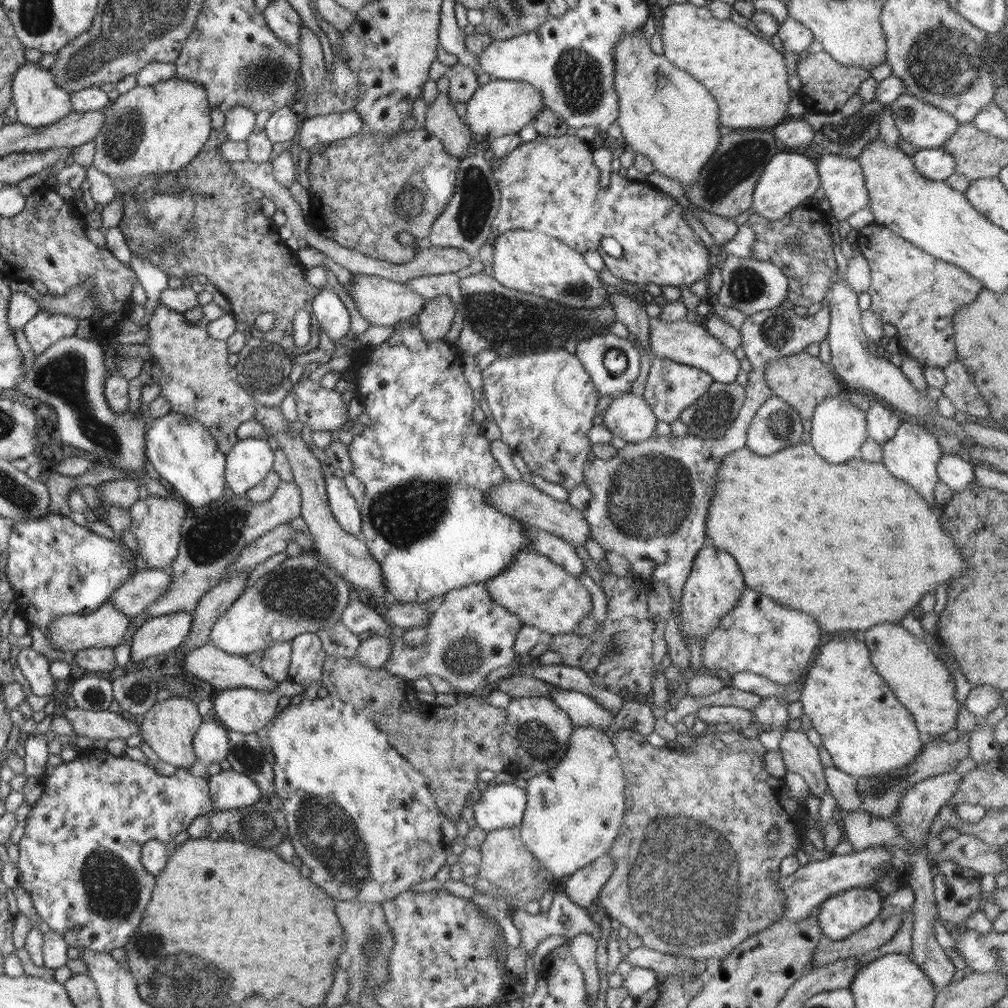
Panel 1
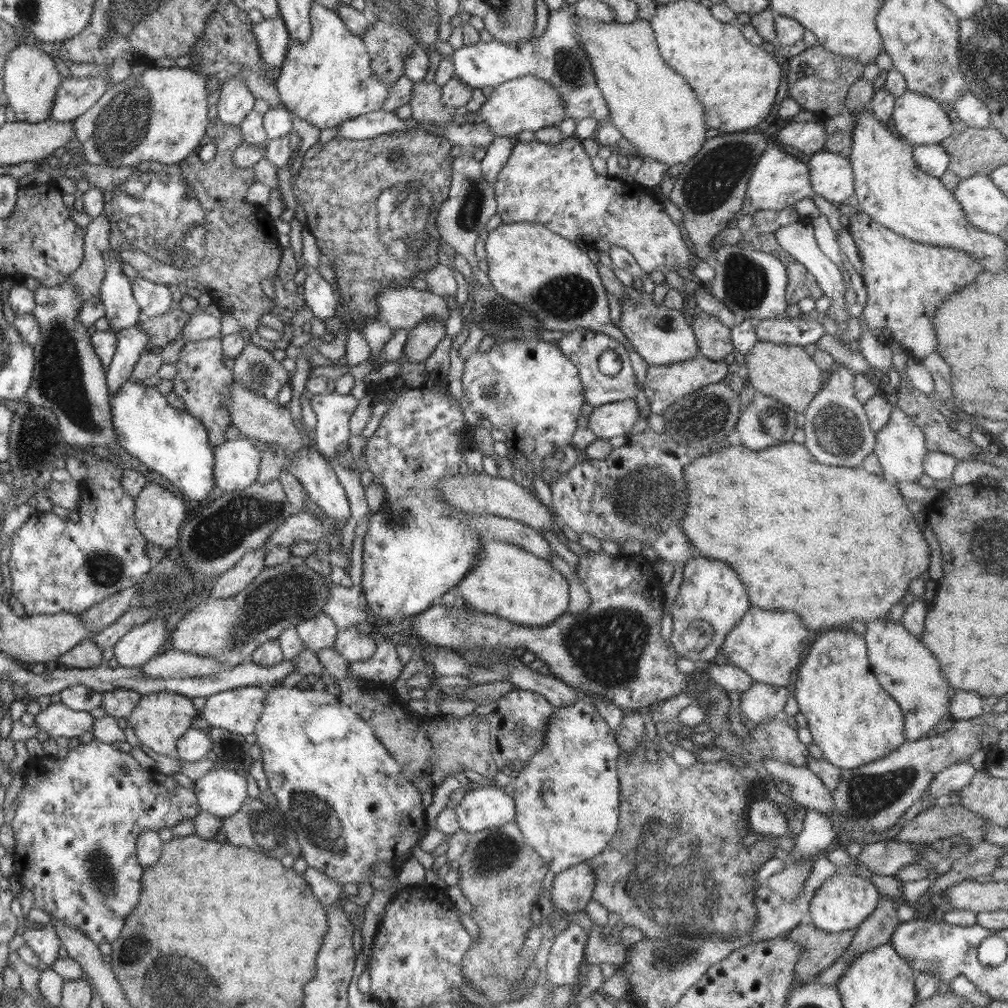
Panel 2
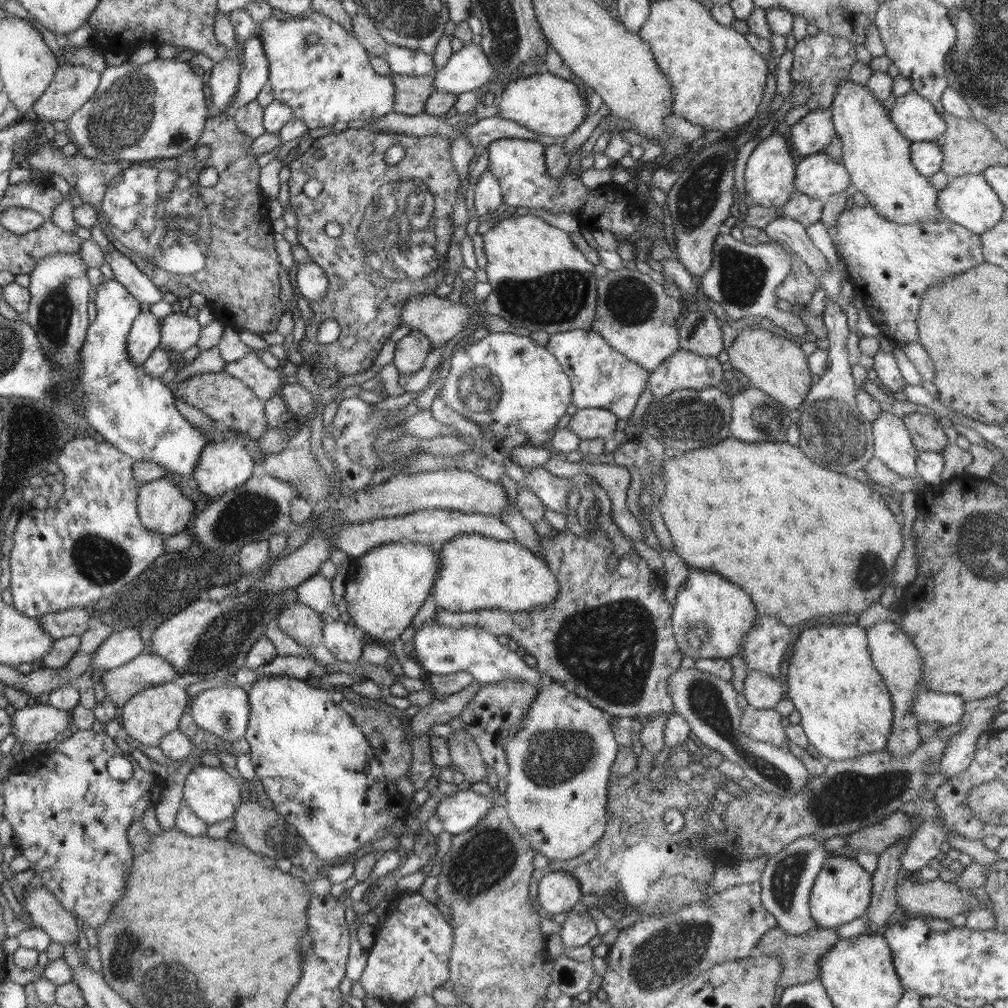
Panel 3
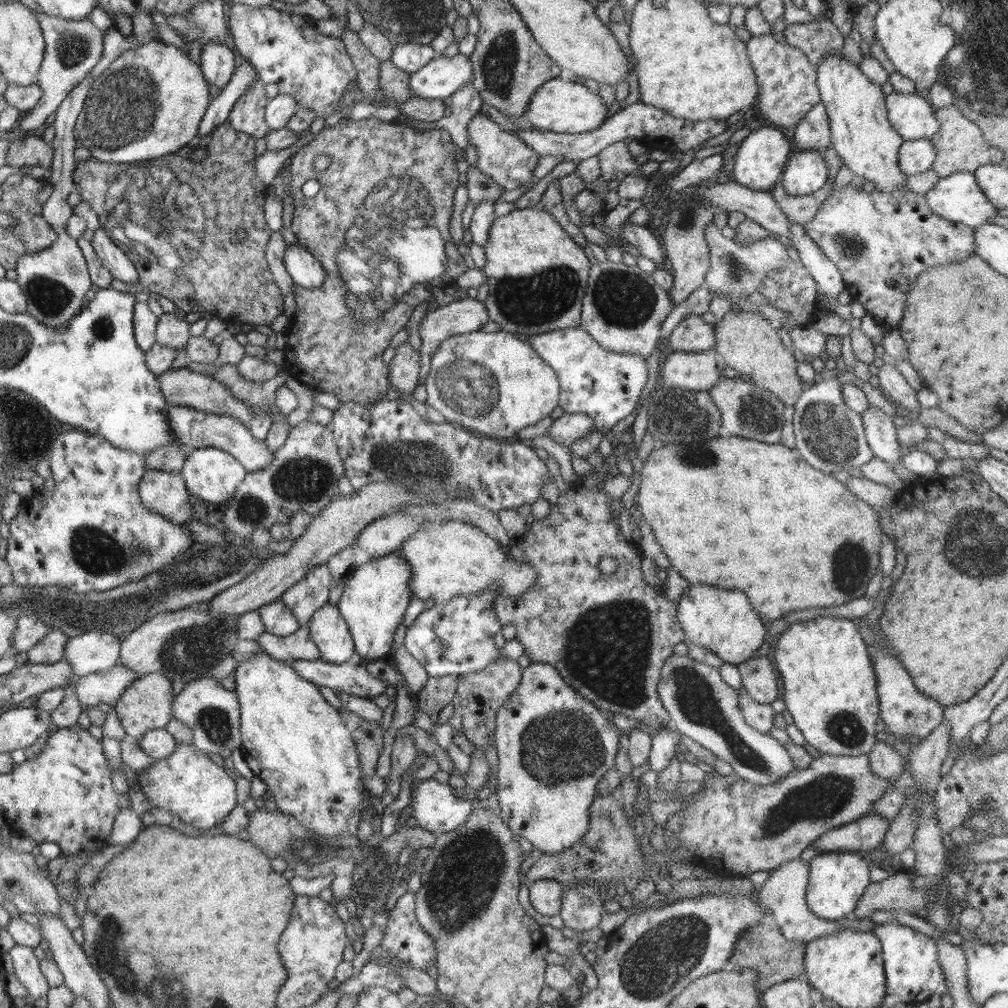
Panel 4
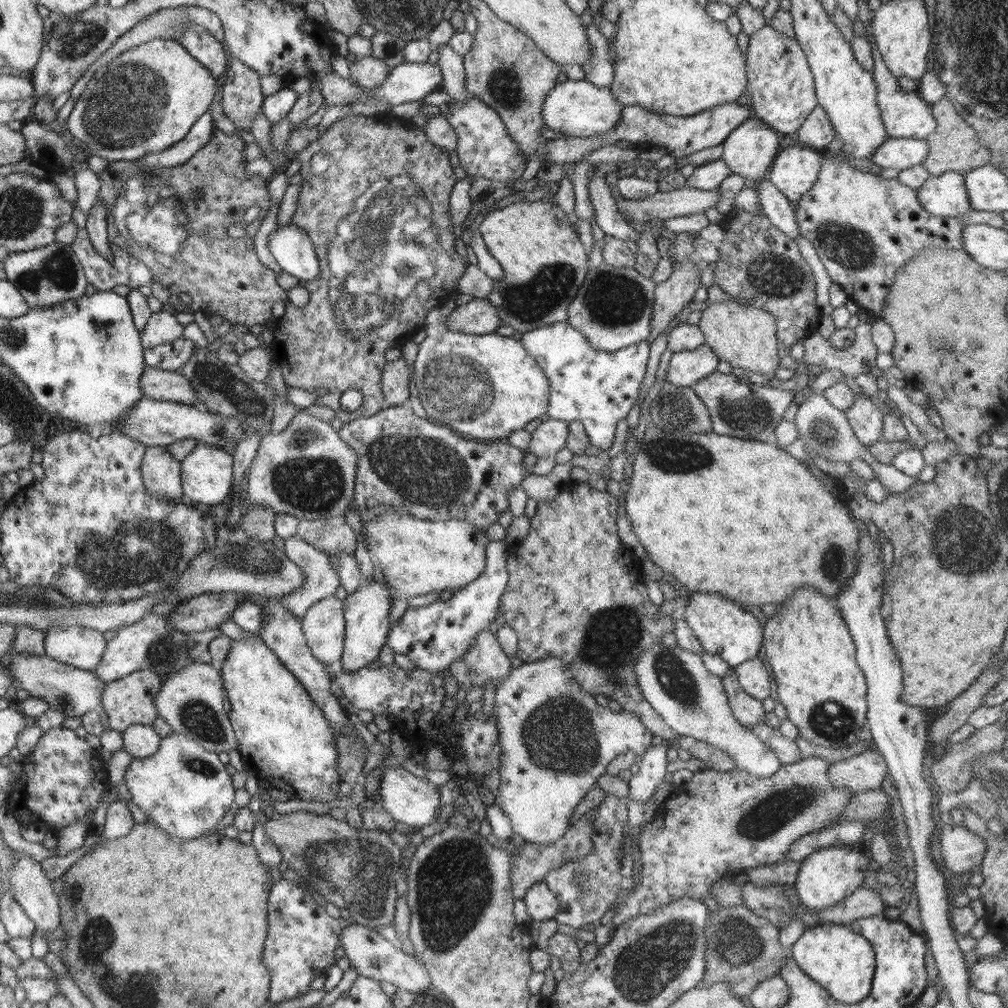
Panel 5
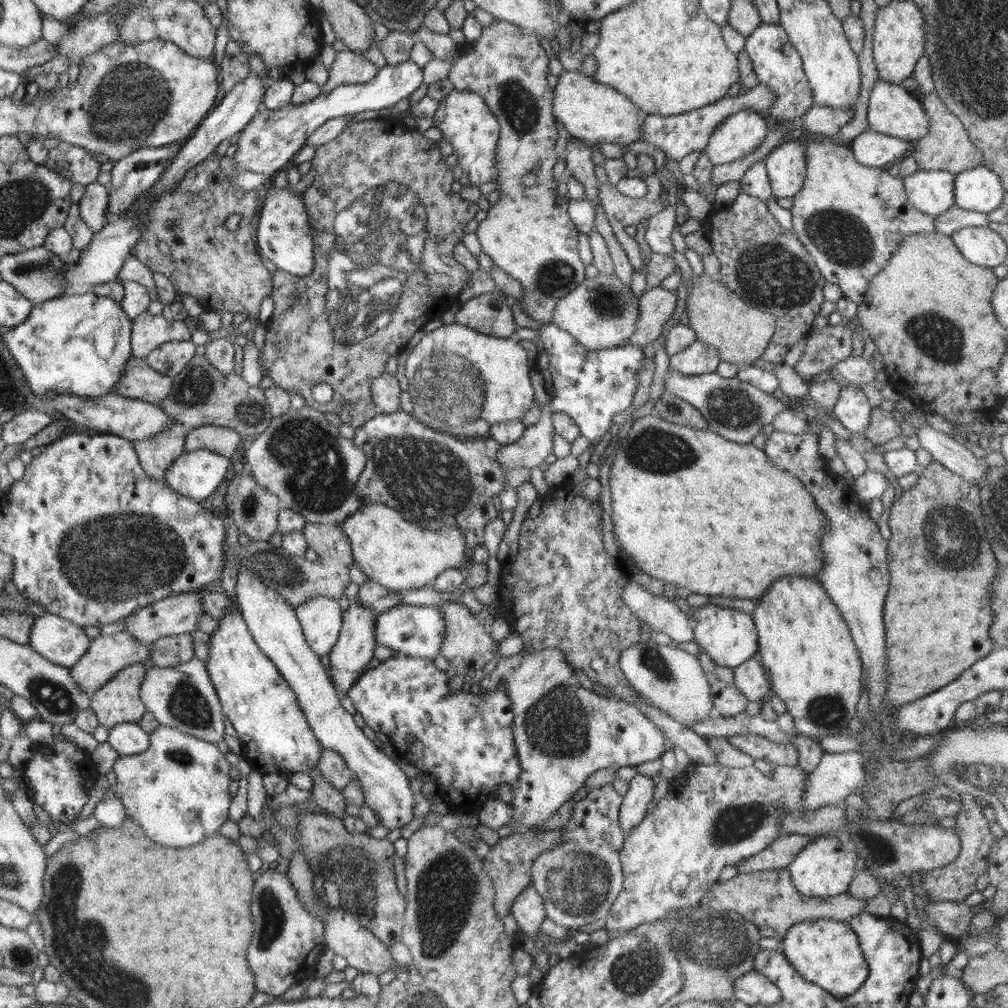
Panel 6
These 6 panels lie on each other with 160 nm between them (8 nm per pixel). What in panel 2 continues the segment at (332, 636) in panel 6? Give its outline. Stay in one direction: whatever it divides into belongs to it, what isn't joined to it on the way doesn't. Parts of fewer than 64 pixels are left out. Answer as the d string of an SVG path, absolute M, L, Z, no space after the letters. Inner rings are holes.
M361 628L339 630L333 649L337 650L350 663L368 660L377 649L378 638Z

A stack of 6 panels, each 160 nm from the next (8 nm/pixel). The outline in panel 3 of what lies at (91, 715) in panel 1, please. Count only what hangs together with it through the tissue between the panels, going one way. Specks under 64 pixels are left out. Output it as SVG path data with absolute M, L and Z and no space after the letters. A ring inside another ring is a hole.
M37 704L11 713L11 733L21 742L49 743L66 735L72 722L72 712Z

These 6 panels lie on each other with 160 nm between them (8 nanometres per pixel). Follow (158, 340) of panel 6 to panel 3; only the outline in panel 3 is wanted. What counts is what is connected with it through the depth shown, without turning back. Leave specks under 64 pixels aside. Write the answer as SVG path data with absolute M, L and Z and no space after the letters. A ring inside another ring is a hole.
M172 312L164 317L161 326L162 347L183 353L198 342L202 328L197 317L188 317L183 312Z

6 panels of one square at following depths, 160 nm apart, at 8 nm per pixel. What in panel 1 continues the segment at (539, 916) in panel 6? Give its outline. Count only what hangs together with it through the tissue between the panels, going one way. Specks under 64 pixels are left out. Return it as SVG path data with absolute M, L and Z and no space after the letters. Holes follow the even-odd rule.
M606 853L565 878L564 892L576 905L582 908L593 908L592 902L599 897L601 888L611 876L614 867L615 860L611 854Z

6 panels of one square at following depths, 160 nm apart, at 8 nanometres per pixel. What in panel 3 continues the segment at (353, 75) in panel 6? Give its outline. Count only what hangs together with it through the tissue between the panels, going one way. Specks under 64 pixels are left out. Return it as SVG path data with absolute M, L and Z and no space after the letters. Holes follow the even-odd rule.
M391 73L391 76L396 89L393 110L410 115L424 113L425 100L435 91L432 75L412 77Z

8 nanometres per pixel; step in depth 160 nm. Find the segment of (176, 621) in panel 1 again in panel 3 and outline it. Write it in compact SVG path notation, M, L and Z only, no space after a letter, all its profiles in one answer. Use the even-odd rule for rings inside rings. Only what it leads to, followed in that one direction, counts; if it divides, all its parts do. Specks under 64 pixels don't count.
M126 628L113 633L99 644L91 658L91 665L96 668L111 668L126 664L146 650L146 638L138 629Z

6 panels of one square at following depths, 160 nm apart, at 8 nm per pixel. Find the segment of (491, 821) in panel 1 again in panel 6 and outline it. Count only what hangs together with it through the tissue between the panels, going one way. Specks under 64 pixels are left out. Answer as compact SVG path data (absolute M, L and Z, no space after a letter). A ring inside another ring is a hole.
M242 565L238 568L237 591L235 598L248 631L296 695L298 706L323 750L333 750L344 759L363 790L365 804L380 817L382 826L393 830L408 824L414 818L412 808L416 803L414 798L418 797L410 789L410 777L400 769L395 755L389 749L378 748L373 740L368 739L354 723L354 717L340 705L335 684L320 663L319 656L306 642L295 607L250 575Z

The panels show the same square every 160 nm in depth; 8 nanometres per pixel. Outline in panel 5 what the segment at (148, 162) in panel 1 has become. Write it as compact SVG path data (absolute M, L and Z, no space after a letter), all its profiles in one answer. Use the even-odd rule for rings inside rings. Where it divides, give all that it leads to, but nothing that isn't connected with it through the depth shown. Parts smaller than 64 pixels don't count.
M156 38L130 48L107 65L96 70L84 92L77 98L68 115L65 130L85 149L87 155L102 157L109 162L134 162L146 154L168 150L172 144L184 140L196 120L210 108L217 88L217 80L203 64L171 39Z

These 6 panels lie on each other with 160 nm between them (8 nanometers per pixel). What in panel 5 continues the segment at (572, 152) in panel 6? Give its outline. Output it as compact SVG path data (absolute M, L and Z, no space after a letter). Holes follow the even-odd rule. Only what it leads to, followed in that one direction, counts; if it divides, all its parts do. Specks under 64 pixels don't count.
M598 168L588 183L588 190L595 212L593 217L602 232L625 242L629 238L637 242L636 240L641 236L641 233L636 233L630 223L623 219L617 203L610 193L610 188Z

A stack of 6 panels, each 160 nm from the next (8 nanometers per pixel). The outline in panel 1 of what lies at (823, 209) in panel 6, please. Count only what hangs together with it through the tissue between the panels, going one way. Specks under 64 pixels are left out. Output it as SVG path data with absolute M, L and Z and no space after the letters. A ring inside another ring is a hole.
M873 222L860 228L857 233L858 237L854 242L871 270L871 284L867 292L871 298L869 310L882 322L896 326L896 337L902 352L911 355L920 364L943 369L951 362L956 362L953 314L957 308L970 304L980 294L983 288L980 280L976 280L976 277L969 275L963 268L928 254L885 226Z

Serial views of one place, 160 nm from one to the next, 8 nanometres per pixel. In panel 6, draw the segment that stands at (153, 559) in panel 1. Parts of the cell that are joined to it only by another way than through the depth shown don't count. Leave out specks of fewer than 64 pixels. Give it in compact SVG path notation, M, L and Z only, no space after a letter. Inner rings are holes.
M174 423L147 439L131 441L141 467L149 477L166 484L164 473L172 461L185 451L187 433L182 424Z

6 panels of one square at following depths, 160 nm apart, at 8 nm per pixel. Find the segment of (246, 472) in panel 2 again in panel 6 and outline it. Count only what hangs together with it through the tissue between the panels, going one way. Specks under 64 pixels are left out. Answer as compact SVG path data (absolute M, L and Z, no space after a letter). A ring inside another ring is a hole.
M204 448L184 451L166 469L166 485L180 495L202 502L220 486L230 459Z

